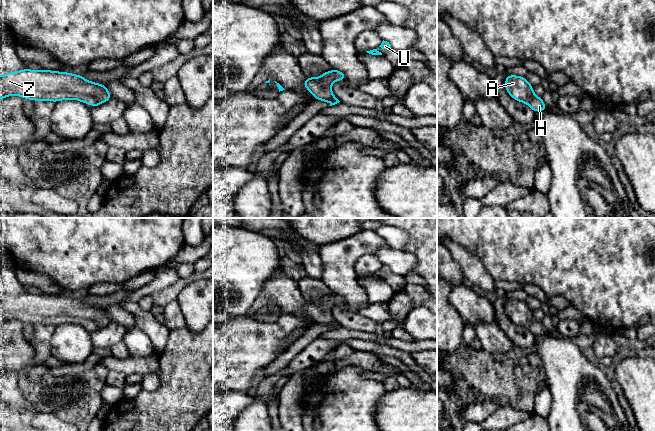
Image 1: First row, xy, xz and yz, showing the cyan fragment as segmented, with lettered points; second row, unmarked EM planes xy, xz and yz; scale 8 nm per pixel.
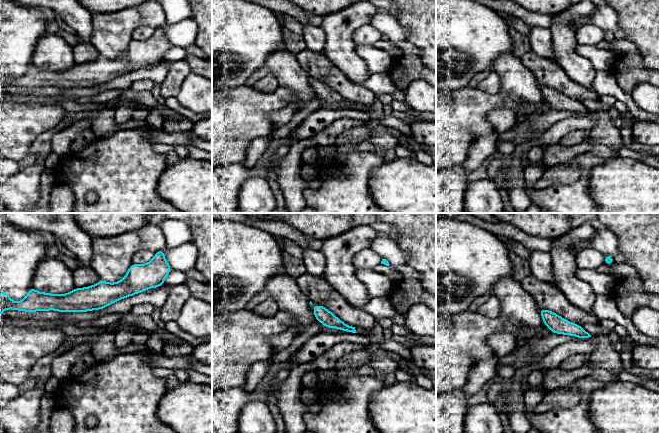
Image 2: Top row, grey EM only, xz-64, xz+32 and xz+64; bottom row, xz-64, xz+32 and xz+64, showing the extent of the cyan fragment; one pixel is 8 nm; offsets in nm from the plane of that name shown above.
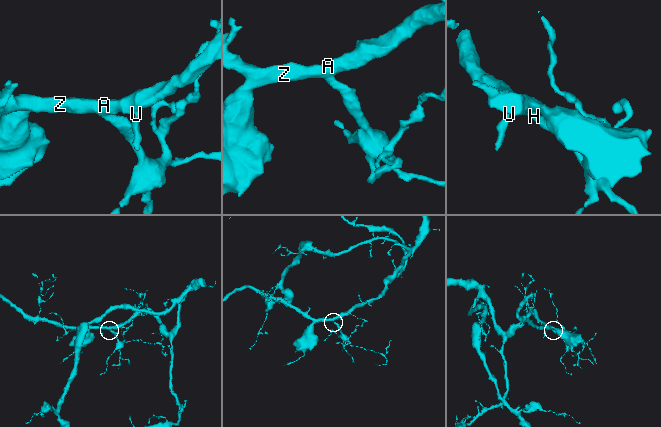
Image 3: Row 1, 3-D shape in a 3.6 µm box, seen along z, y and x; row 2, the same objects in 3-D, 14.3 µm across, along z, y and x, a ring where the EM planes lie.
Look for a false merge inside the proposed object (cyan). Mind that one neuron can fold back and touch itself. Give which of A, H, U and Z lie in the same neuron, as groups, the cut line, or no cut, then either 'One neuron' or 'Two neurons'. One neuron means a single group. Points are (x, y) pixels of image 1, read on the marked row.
Groups: A H U Z. No split. One neuron

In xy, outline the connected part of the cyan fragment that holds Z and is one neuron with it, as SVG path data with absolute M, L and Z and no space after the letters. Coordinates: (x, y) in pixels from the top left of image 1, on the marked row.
M22 69L0 75L0 100L5 97L17 95L23 99L33 101L78 100L80 102L97 107L112 98L106 85L86 80L82 75L51 70Z

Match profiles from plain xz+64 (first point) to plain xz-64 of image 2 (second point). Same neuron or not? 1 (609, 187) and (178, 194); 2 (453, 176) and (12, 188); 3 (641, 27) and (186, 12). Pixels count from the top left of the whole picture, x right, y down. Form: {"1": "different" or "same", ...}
{"1": "same", "2": "different", "3": "different"}

